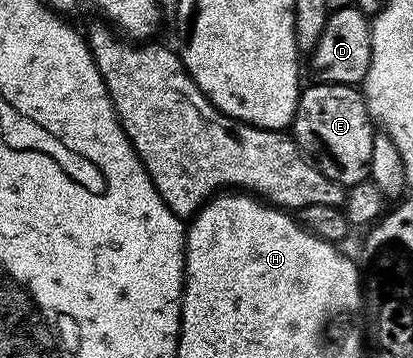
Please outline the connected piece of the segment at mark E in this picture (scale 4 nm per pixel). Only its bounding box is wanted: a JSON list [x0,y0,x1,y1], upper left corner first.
[290,82,374,189]

